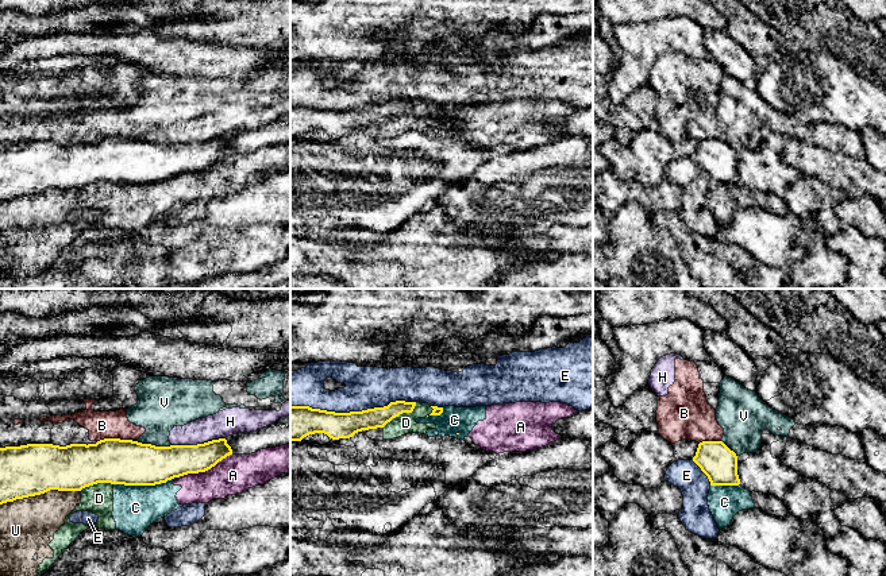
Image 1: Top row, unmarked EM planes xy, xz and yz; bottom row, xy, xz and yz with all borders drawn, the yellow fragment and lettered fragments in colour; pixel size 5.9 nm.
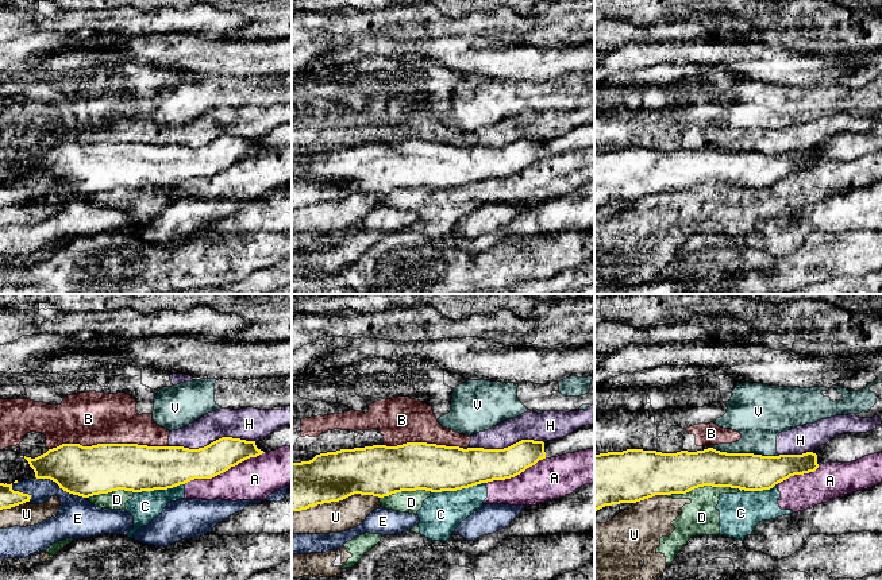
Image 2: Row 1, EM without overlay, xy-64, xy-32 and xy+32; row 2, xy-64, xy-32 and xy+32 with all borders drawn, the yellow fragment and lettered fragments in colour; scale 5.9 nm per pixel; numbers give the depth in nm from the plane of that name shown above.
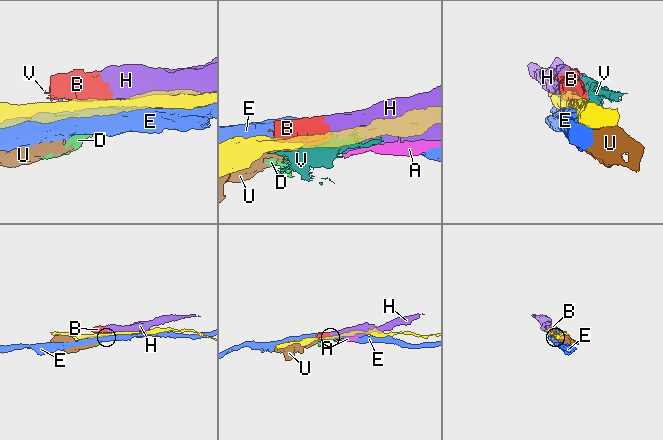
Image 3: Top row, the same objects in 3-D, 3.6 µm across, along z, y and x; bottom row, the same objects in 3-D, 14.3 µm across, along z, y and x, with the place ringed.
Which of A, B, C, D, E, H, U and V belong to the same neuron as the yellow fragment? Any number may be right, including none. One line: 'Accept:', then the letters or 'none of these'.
Accept: none of these

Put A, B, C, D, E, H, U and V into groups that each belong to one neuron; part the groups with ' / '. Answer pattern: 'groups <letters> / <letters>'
groups A C D U / B H / E / V

